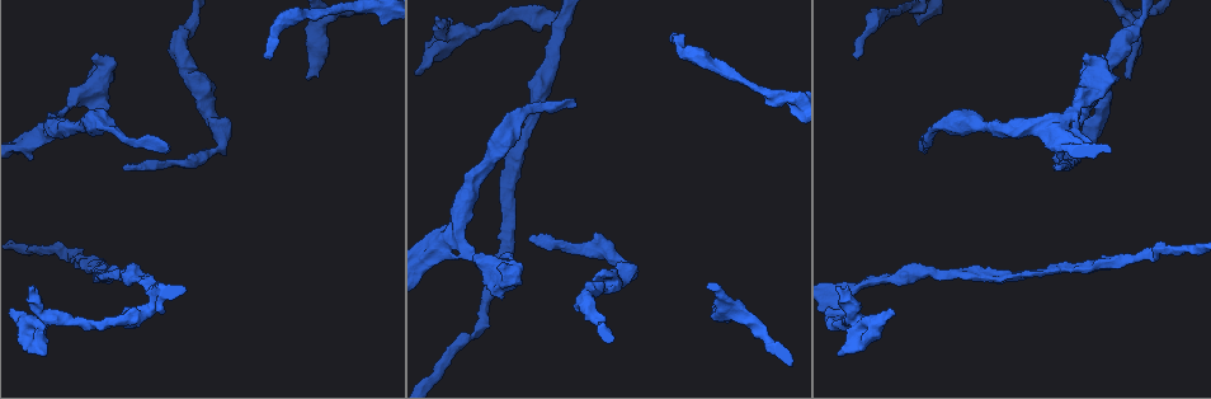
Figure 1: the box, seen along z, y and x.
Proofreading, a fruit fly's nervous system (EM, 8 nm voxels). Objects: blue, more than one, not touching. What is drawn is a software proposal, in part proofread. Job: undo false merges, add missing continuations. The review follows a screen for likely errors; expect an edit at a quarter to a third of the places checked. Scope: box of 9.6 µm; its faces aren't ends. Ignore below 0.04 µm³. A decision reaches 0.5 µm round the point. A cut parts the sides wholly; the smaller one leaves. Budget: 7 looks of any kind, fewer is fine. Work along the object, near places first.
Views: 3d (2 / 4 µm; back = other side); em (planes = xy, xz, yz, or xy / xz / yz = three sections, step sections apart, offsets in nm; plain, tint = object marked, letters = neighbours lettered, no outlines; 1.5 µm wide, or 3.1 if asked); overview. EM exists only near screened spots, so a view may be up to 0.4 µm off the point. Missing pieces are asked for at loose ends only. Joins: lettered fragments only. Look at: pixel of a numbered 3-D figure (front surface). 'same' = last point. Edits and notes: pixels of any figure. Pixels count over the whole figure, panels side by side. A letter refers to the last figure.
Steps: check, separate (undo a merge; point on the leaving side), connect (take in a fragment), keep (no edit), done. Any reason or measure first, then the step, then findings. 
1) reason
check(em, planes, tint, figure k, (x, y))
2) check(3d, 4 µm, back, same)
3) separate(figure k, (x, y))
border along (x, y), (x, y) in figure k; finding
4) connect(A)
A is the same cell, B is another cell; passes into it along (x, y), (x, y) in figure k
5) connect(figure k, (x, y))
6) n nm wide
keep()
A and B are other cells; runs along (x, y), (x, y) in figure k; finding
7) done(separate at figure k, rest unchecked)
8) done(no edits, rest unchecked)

branch stops here
check(em, planes, letters, figure 1, (529, 236))

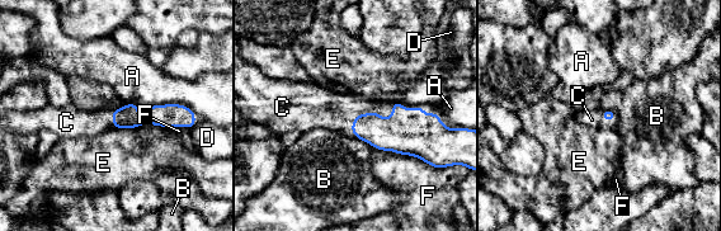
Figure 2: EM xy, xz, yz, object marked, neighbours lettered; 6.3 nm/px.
connect(C)
C is the same cell, A, B, D, E and F are other cells; passes into it along (394, 133), (359, 114), (321, 107) in figure 2; the cell continues

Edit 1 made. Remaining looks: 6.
check(overview)

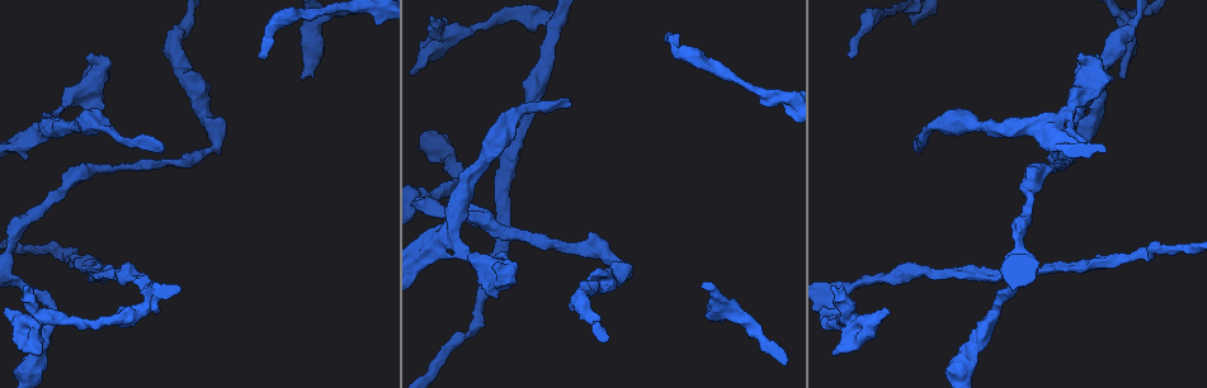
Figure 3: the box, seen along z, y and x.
check(3d, 4 µm, figure 3, (146, 298))

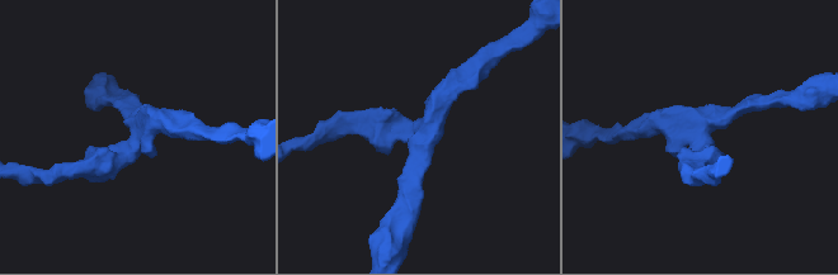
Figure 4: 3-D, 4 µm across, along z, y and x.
3 arms; arms of 200, 300, 360 nm; need the tissue
check(em, yz, step 8, letters, figure 4, (419, 134))

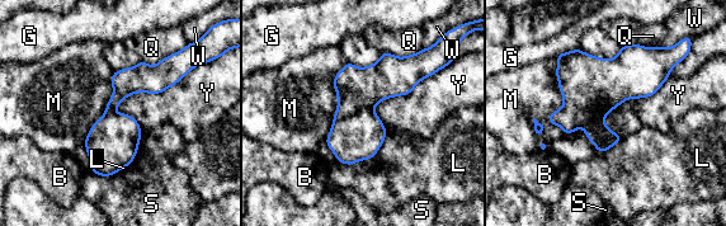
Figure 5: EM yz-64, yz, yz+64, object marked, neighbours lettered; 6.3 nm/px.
separate(figure 5, (357, 137))
B, G, L, M, Q, S, W and Y are other cells; border along (372, 109), (361, 109), (334, 121) in figure 5; two cells meet here

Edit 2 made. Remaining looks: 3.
check(overview)

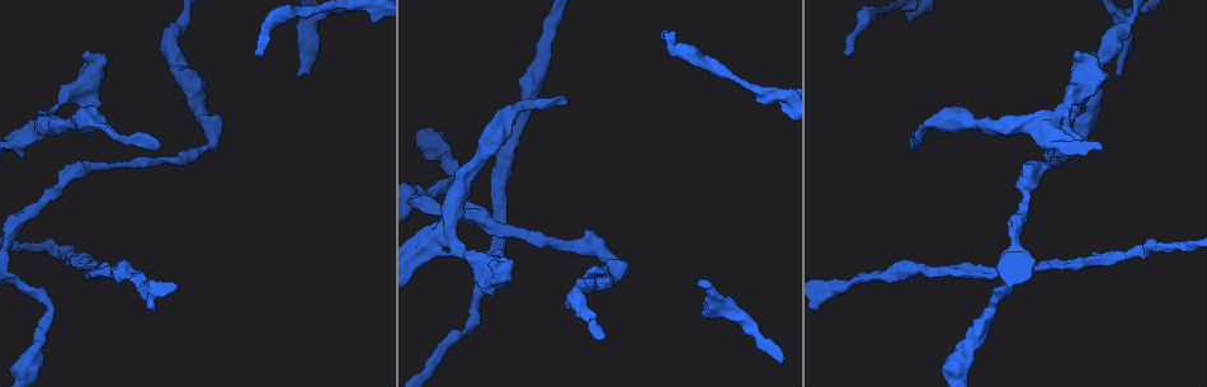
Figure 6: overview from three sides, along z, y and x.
branch stops here
check(3d, 2 µm, back, figure 6, (846, 55))

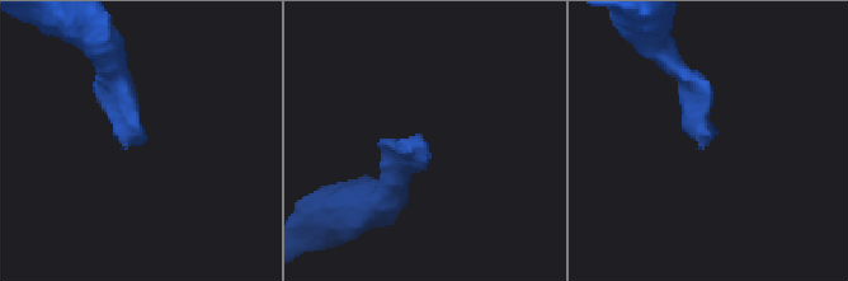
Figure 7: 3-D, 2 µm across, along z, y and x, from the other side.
check(em, planes, letters, figure 7, (427, 148))

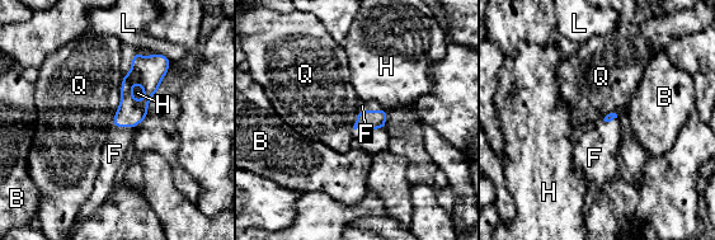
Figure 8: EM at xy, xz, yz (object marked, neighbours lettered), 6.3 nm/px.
Q touches over 300 nm
connect(F)
F is the same cell, B, H, L and Q are other cells; it goes on there

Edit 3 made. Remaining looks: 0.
done(connect at figure 2, separate at figure 5, connect at figure 8, rest unchecked)

